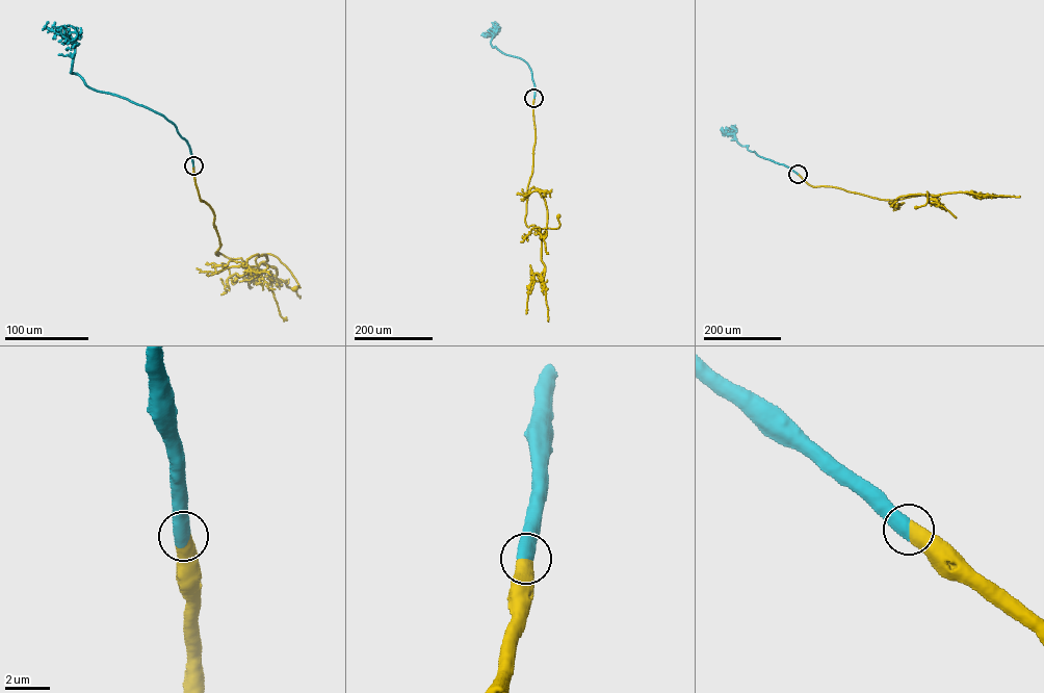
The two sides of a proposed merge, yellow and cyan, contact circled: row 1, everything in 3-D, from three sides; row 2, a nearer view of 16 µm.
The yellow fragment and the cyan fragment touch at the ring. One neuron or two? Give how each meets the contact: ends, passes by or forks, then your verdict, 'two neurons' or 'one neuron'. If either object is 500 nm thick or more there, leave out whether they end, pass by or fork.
one neuron

